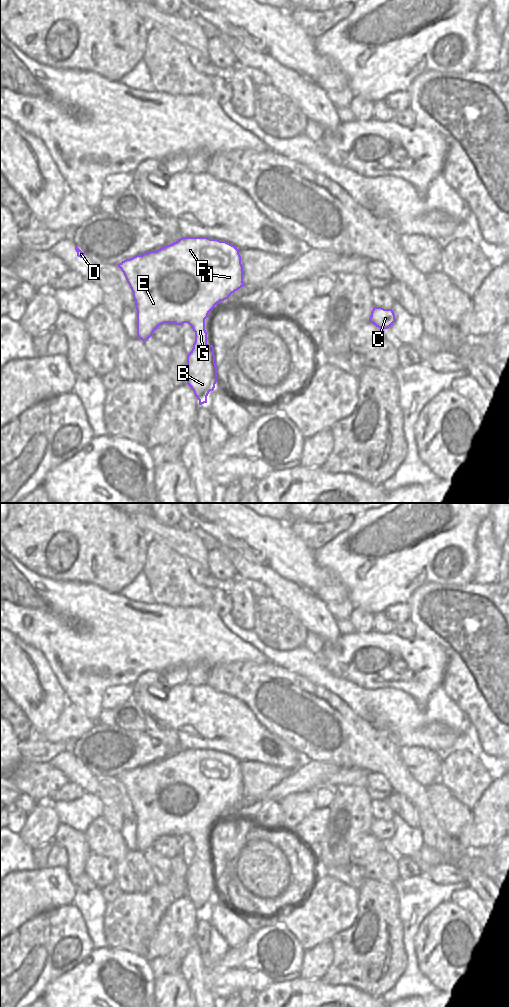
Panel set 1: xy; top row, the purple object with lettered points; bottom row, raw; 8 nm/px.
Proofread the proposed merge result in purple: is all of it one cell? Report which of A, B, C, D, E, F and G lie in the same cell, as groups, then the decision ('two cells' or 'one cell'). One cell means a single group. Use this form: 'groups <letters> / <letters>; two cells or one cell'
groups A B C D E F G; one cell

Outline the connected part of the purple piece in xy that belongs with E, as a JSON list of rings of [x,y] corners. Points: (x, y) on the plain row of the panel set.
[[[182,749],[156,763],[136,767],[117,777],[123,784],[135,812],[137,822],[137,849],[142,853],[149,851],[153,844],[164,835],[182,837],[188,835],[195,844],[195,854],[187,867],[187,896],[199,912],[199,917],[207,915],[207,908],[217,894],[217,878],[213,857],[207,856],[205,831],[209,824],[220,814],[243,799],[243,778],[239,762],[234,757],[208,749]]]

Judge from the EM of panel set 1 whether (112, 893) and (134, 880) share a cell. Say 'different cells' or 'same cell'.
different cells

